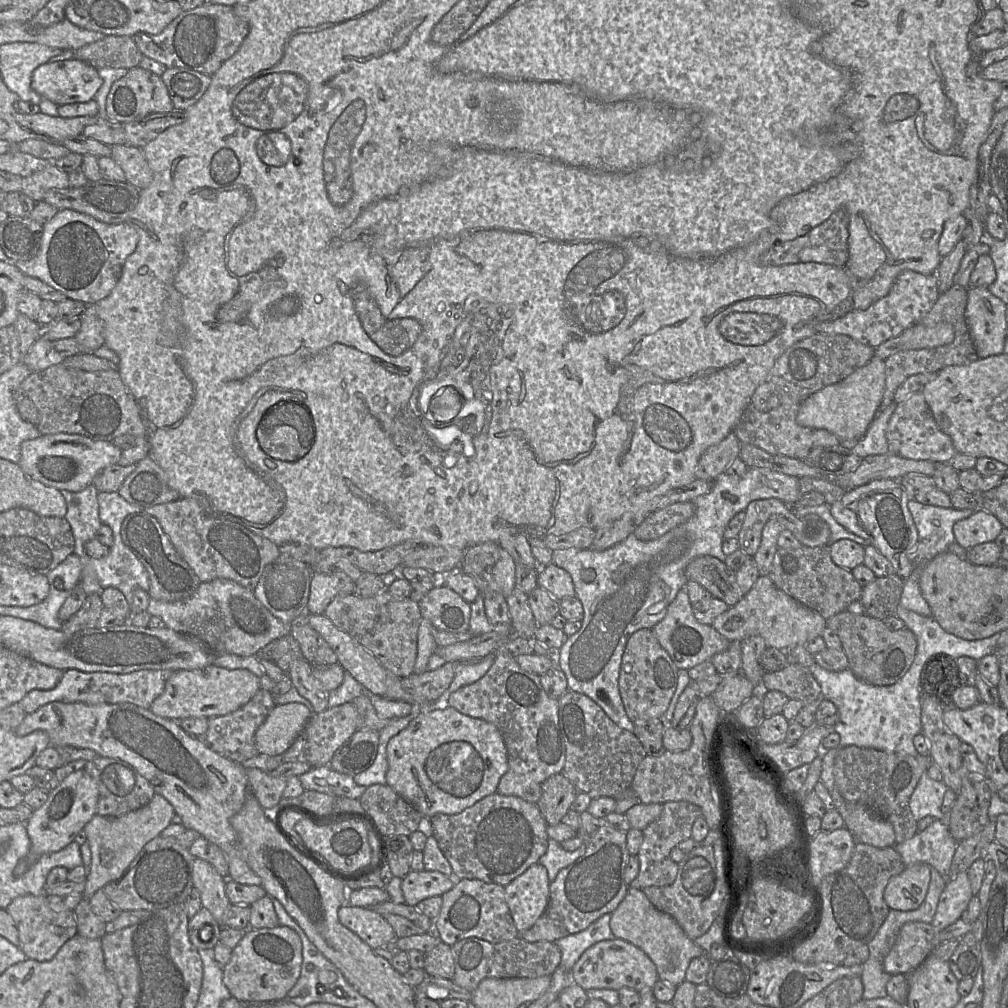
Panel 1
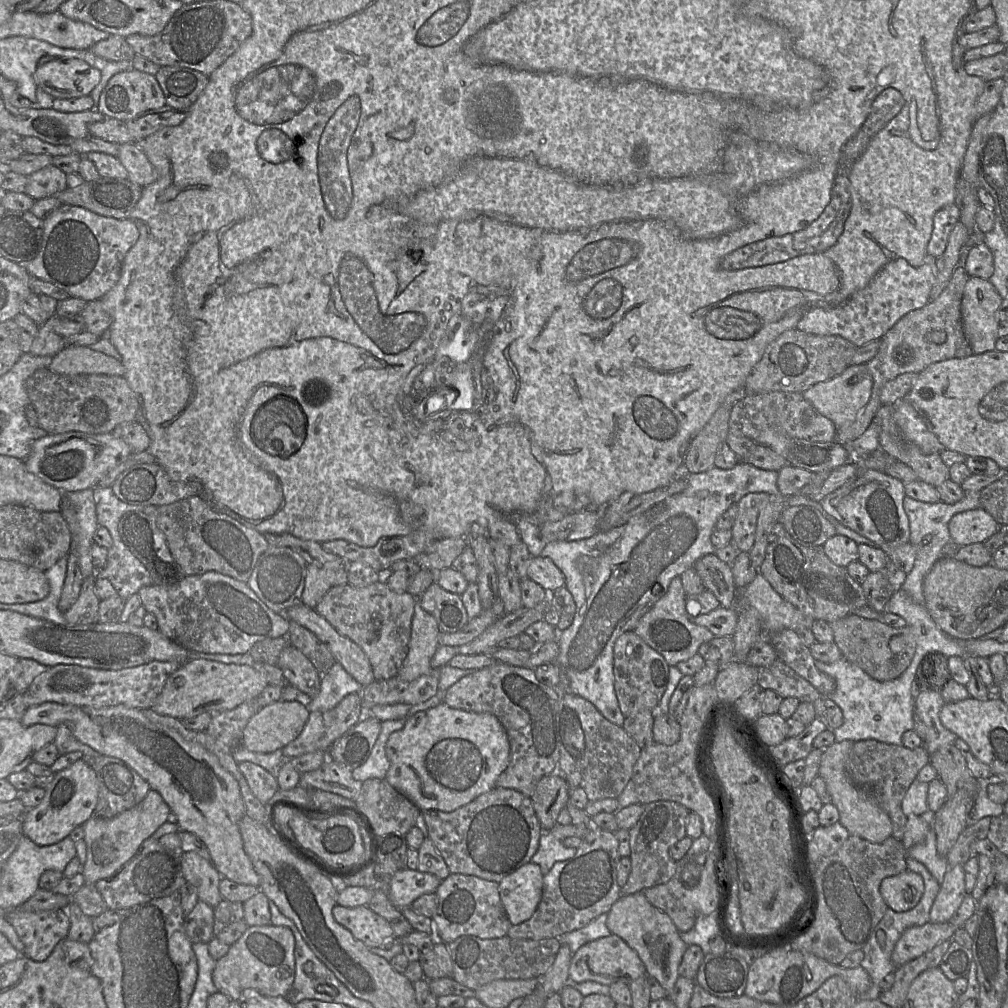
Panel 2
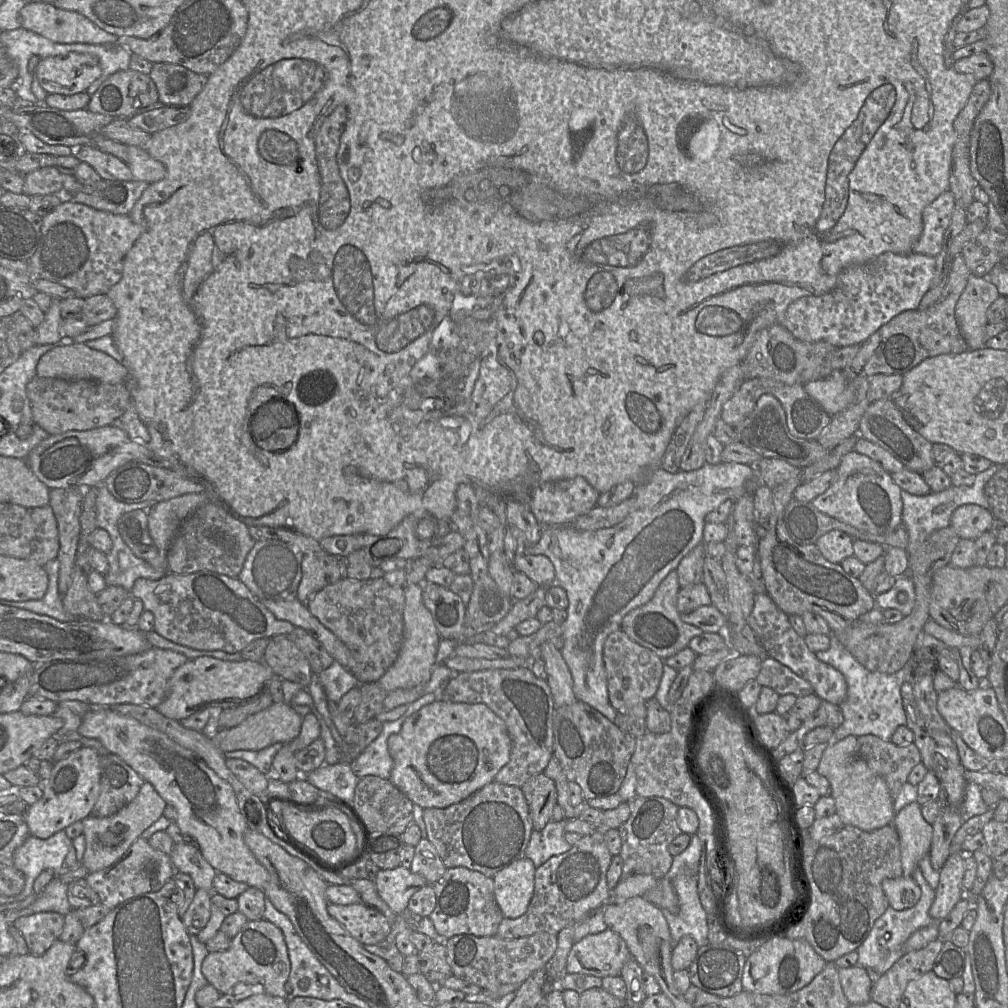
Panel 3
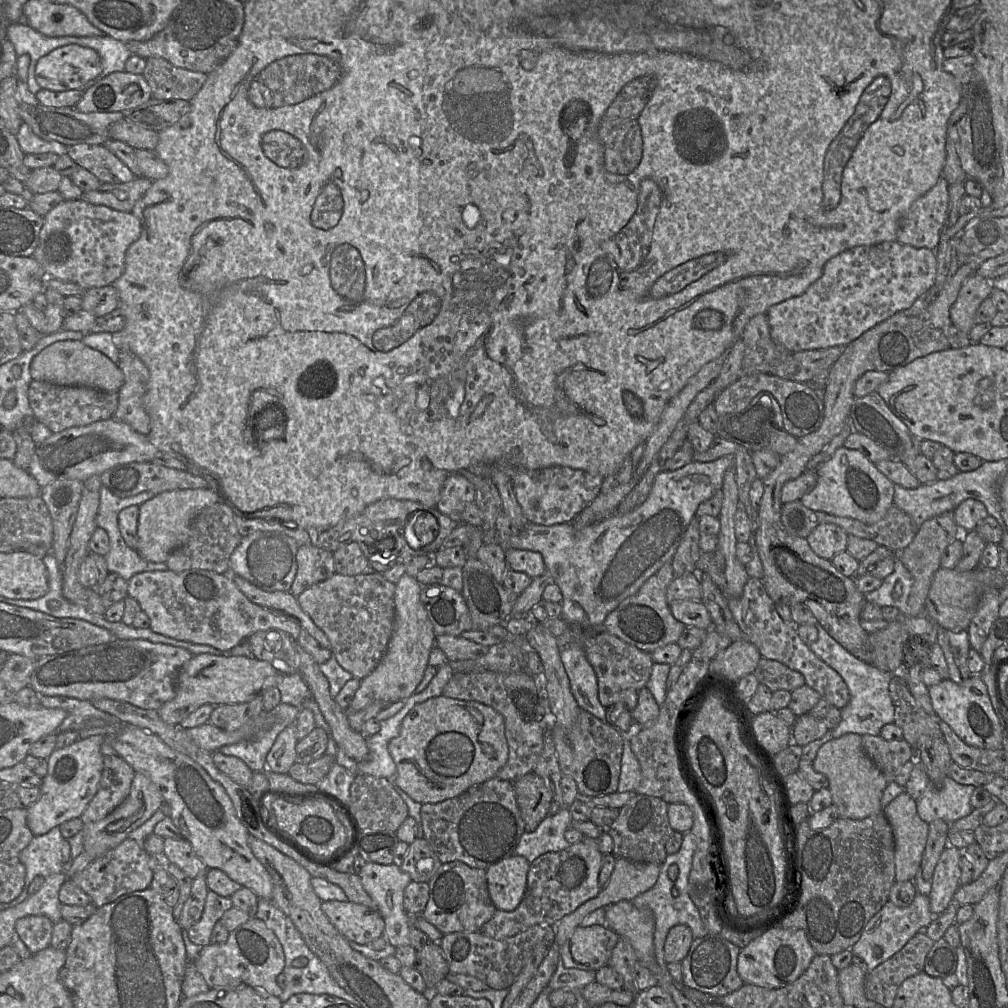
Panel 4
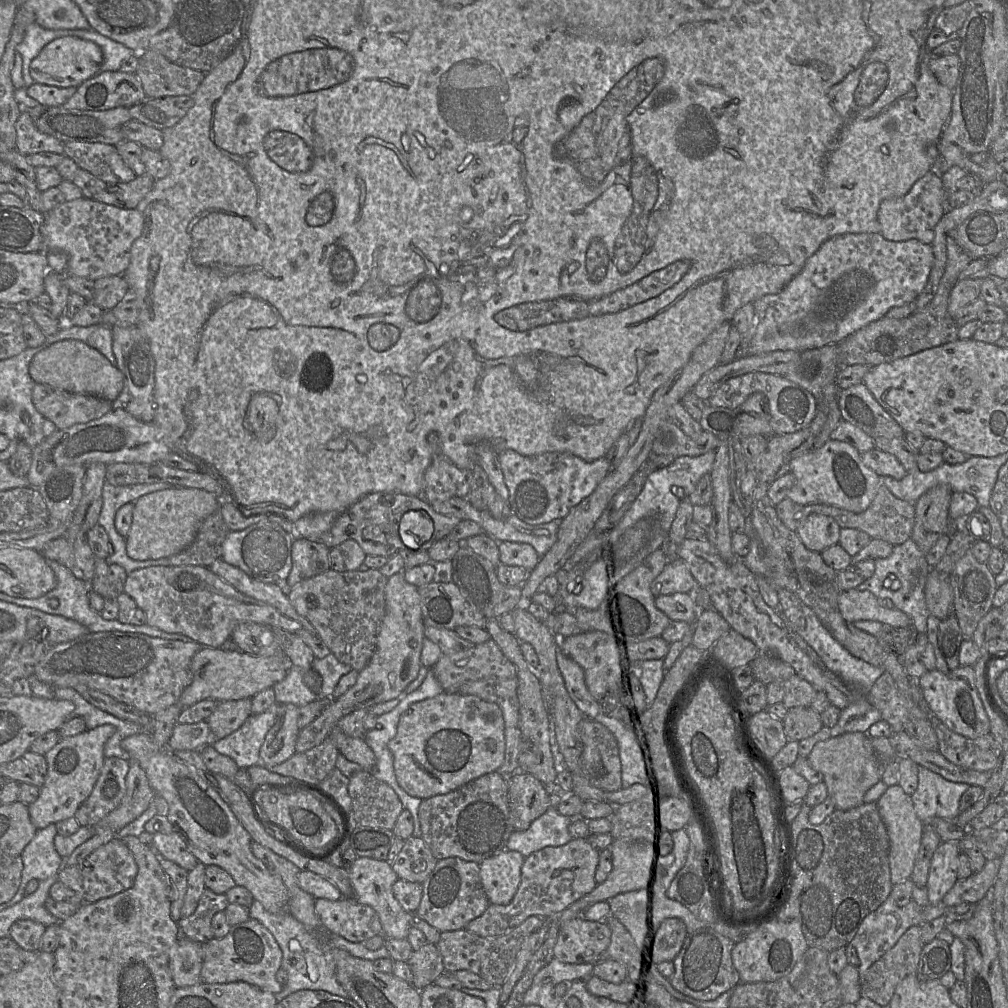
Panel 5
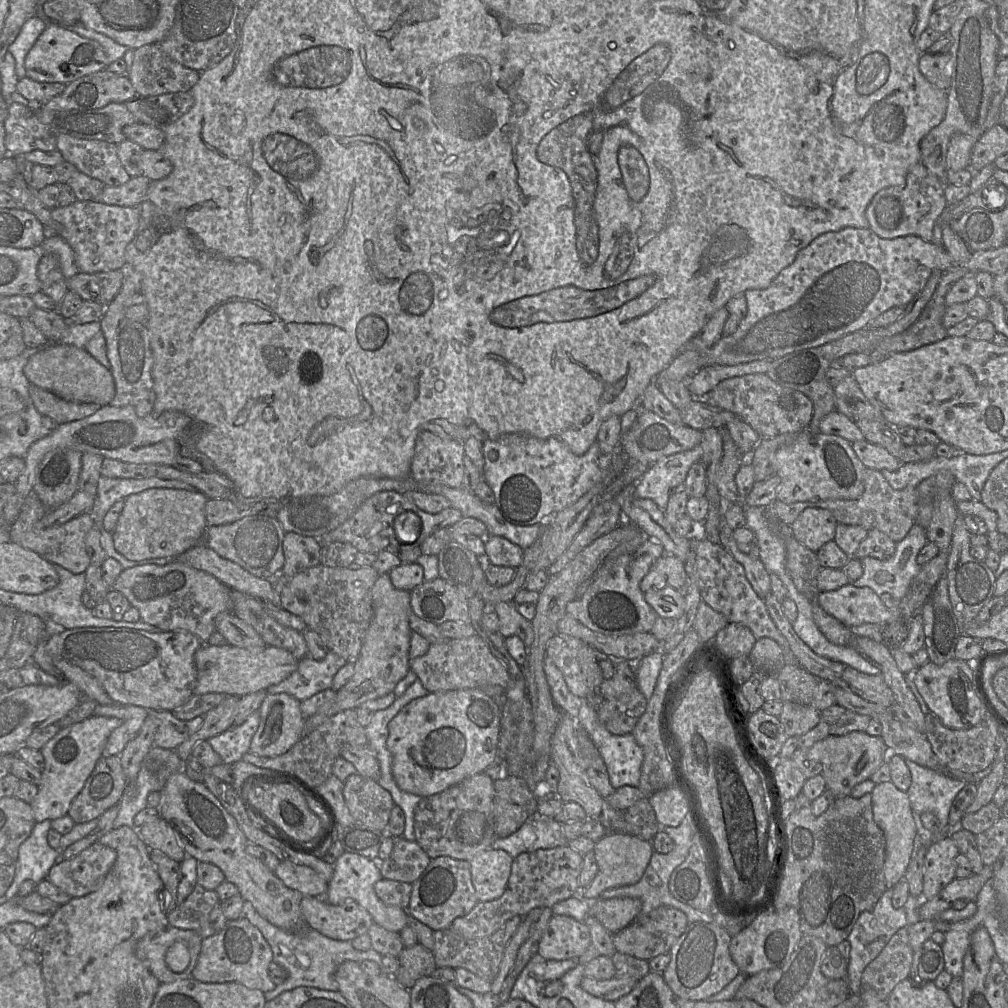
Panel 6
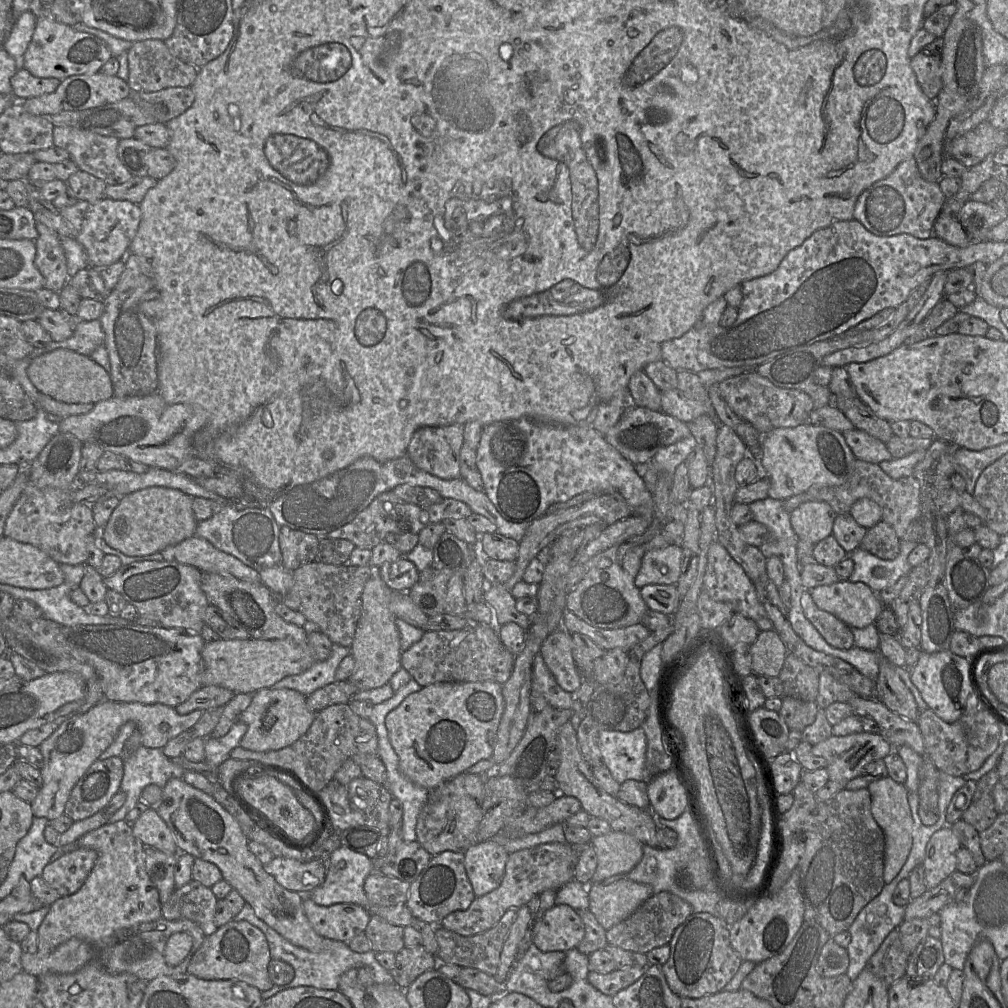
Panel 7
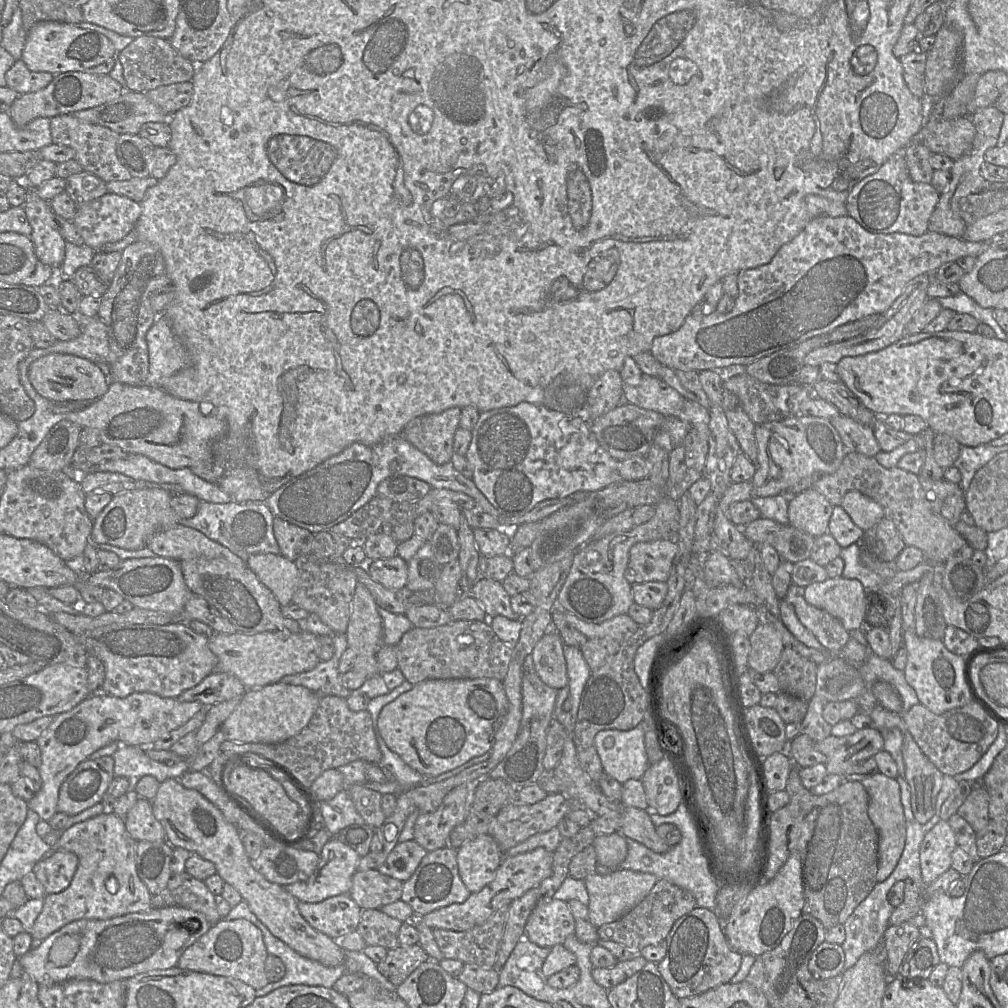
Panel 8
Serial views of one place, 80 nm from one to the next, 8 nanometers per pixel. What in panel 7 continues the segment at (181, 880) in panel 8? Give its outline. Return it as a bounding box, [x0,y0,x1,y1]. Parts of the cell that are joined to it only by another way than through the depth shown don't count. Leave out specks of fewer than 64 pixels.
[162,880,218,936]

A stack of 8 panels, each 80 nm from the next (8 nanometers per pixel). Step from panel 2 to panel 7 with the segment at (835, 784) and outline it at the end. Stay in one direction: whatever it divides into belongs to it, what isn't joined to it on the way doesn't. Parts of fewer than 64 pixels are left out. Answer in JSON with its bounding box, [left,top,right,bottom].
[812,731,894,785]

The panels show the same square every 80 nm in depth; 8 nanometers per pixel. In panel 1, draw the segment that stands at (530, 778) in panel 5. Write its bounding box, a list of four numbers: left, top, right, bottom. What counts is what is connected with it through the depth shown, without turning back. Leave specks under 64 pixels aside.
[537,773,578,825]

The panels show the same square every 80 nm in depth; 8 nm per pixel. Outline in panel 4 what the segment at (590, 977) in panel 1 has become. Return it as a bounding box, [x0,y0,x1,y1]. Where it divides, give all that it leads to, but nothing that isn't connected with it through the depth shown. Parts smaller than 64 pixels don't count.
[559,924,620,972]

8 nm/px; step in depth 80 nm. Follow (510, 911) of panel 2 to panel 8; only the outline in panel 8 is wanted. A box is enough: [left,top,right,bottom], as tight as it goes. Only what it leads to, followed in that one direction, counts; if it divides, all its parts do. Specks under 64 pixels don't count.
[457,834,504,892]

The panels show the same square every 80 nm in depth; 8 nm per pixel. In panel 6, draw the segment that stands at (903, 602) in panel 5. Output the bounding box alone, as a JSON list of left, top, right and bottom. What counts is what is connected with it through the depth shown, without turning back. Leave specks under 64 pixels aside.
[850,523,928,601]

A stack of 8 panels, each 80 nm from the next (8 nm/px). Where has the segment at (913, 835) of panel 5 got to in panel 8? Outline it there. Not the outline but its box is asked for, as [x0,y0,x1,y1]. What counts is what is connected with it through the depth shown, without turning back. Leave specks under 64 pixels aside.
[861,772,906,881]

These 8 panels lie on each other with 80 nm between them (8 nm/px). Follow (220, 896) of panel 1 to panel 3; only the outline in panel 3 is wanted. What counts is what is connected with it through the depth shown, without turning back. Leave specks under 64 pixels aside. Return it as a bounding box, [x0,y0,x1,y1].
[169,843,217,893]

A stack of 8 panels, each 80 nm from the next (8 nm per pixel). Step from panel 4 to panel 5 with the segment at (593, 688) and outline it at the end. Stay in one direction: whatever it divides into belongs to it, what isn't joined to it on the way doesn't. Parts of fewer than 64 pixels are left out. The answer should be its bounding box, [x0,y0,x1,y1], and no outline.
[557,650,602,718]

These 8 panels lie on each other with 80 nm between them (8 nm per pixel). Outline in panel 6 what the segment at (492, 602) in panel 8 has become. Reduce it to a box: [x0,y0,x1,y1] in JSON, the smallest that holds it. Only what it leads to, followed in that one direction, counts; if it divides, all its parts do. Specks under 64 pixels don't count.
[490,601,534,649]

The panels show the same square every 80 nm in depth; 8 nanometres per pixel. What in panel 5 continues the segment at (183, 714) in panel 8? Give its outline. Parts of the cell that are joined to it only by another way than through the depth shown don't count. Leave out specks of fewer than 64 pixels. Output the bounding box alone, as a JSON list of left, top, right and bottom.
[28,721,218,829]

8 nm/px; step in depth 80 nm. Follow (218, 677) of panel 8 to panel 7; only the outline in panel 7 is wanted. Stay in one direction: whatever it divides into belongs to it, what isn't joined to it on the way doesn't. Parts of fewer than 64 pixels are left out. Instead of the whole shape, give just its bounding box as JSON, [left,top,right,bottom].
[175,686,234,715]

